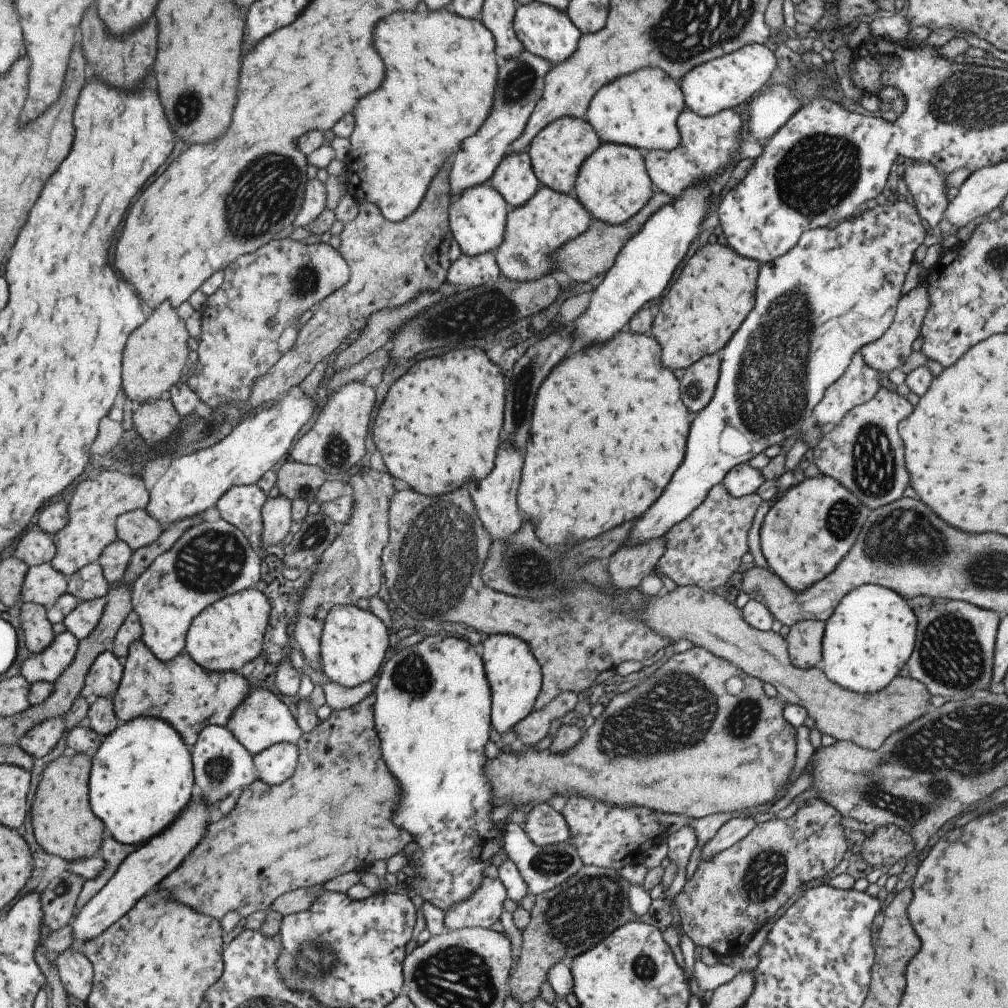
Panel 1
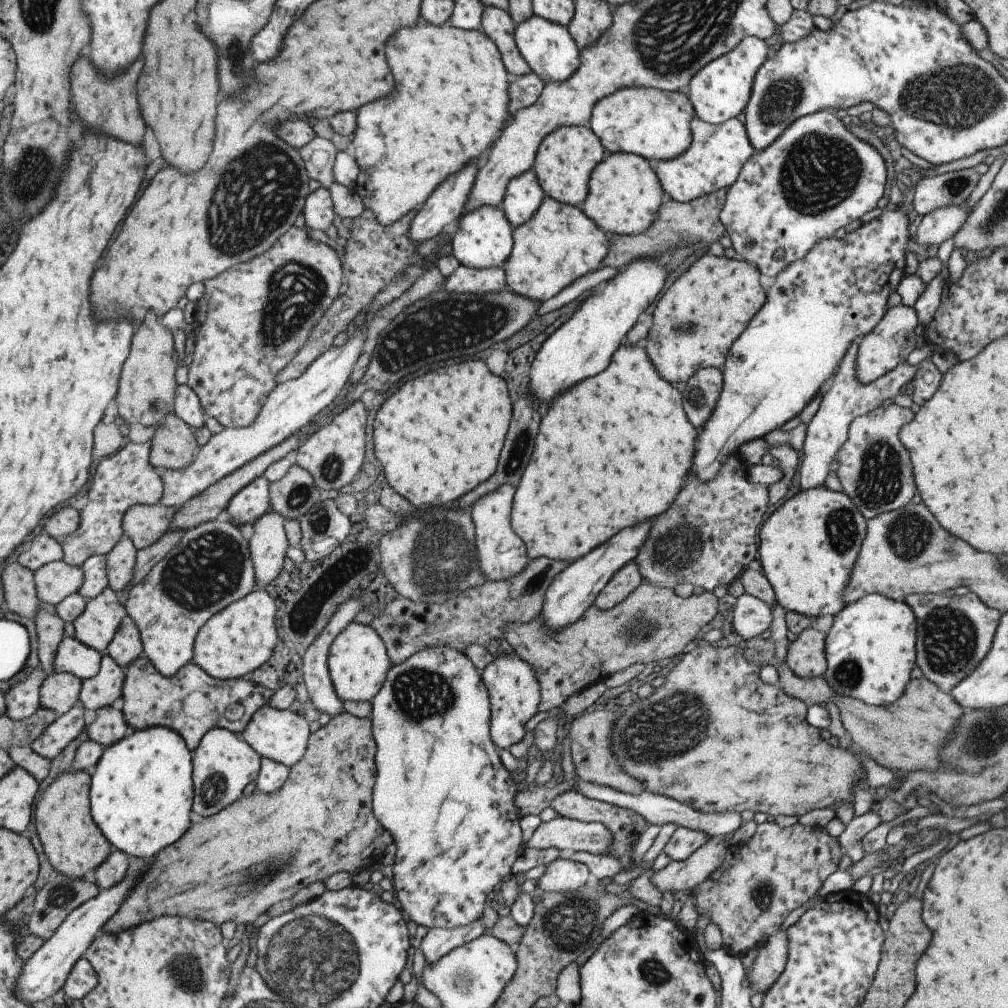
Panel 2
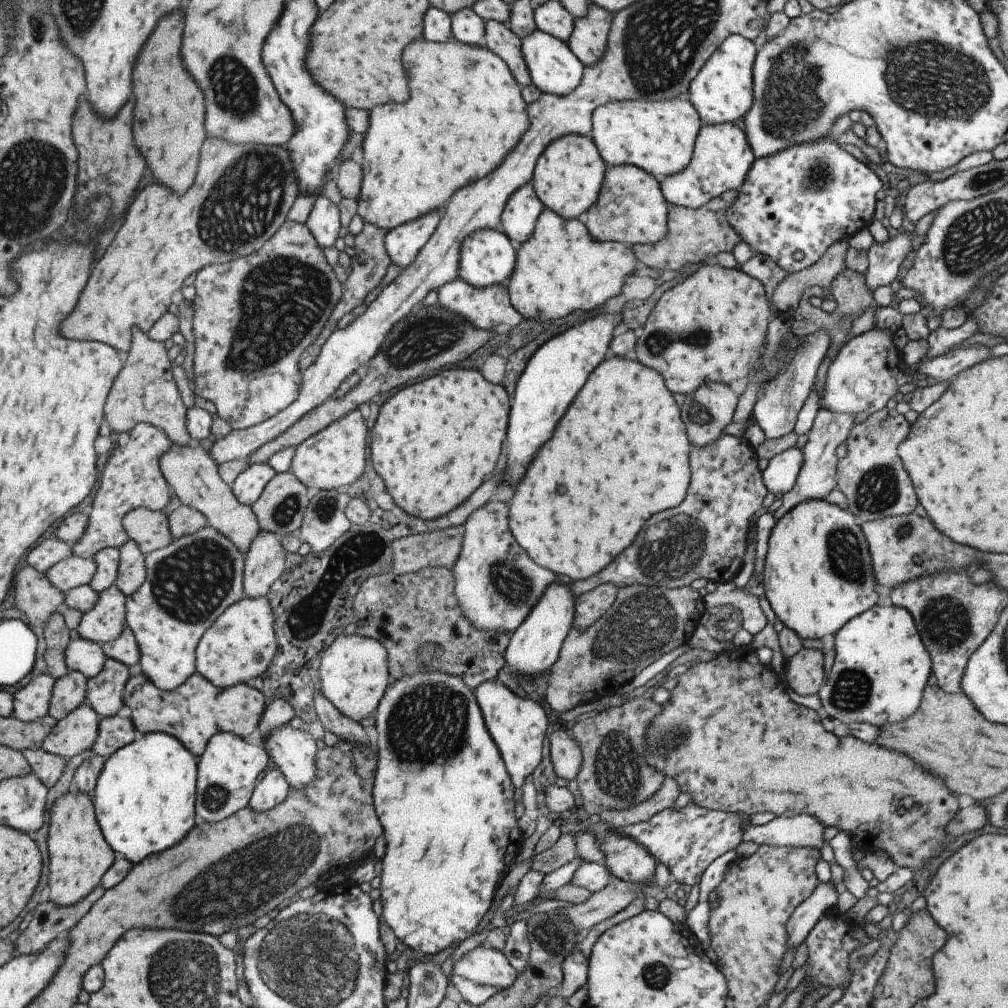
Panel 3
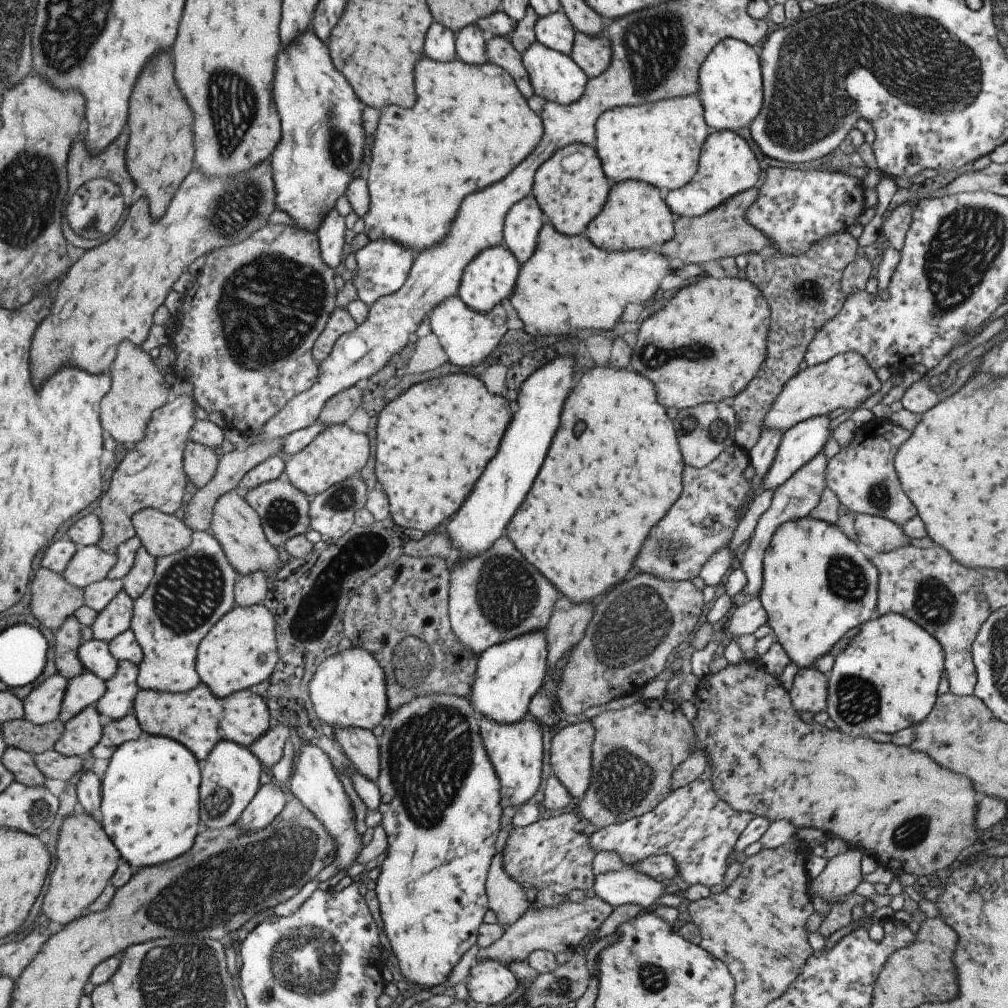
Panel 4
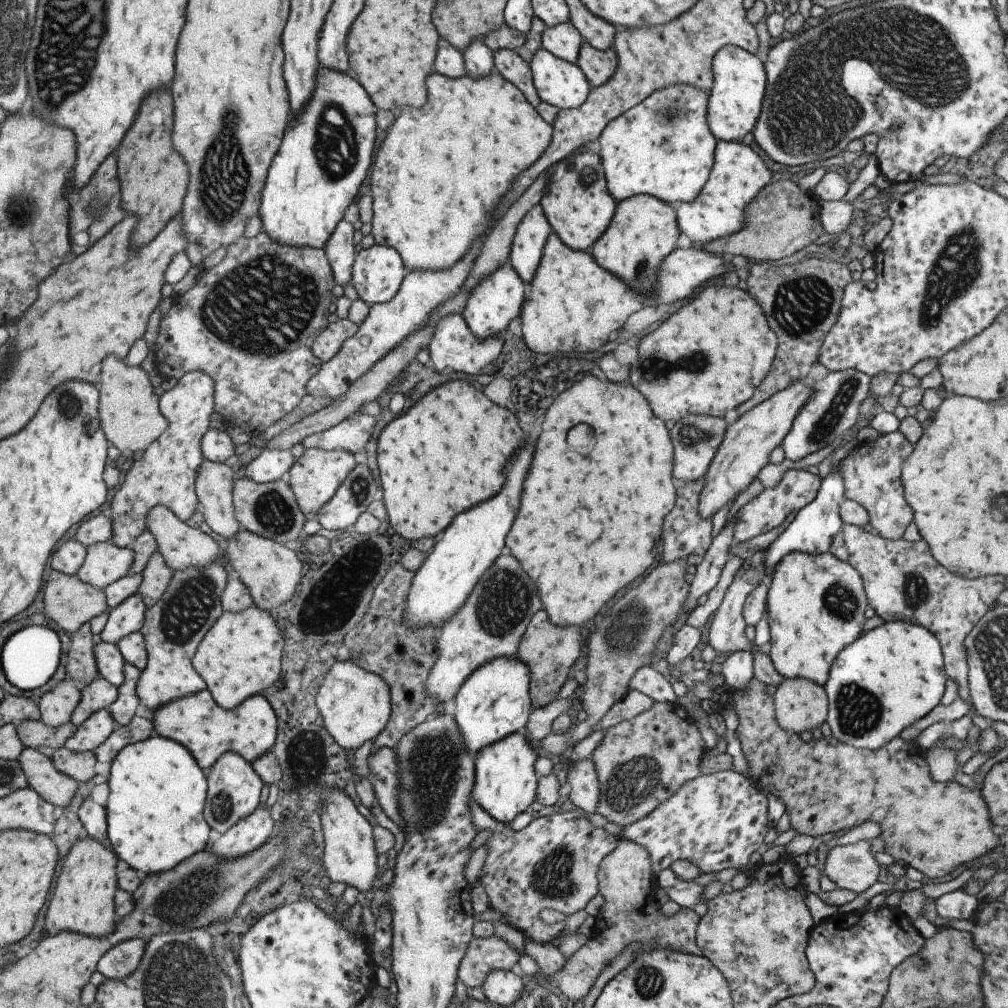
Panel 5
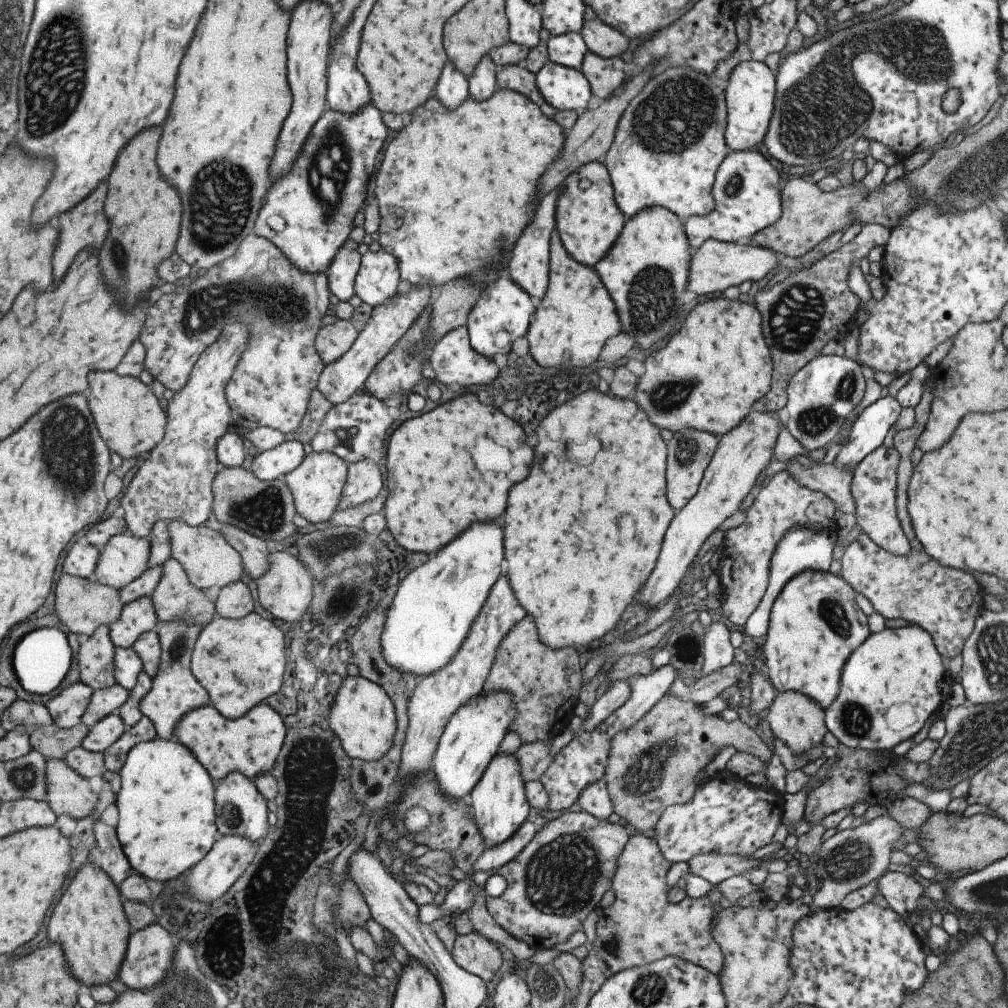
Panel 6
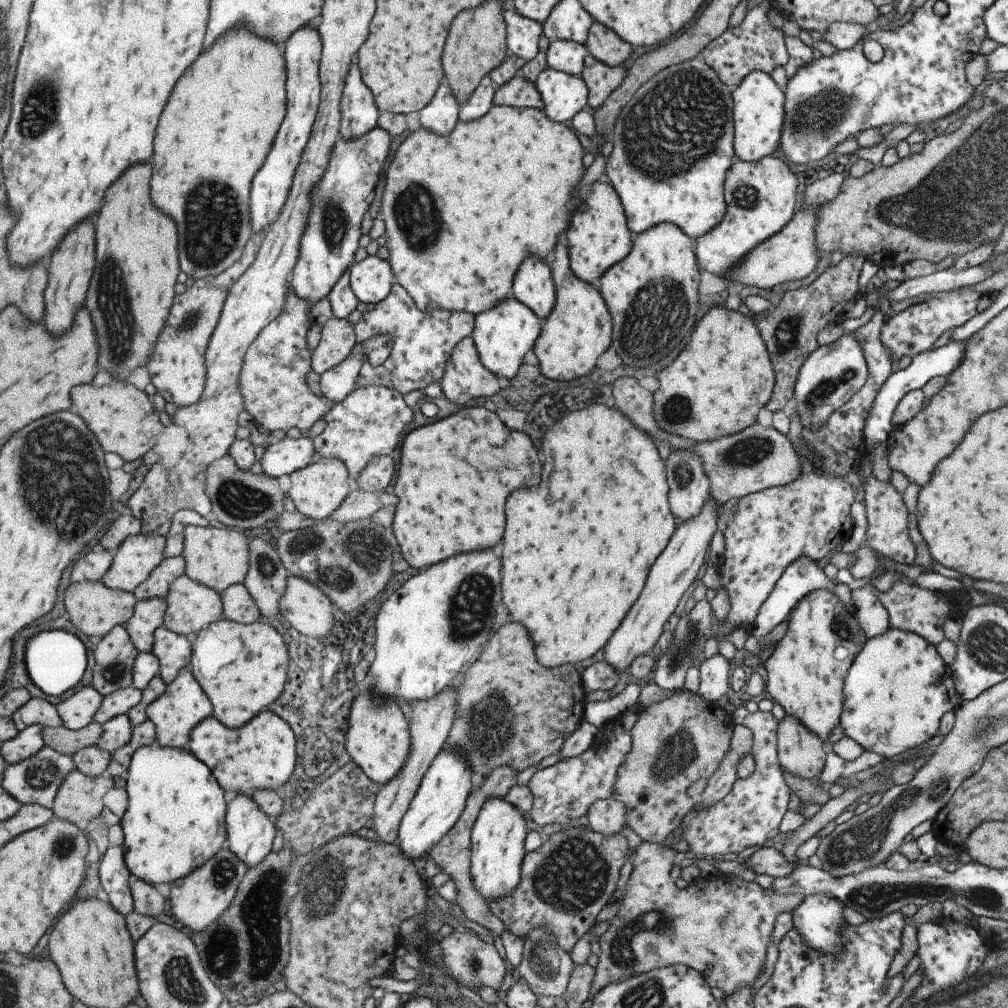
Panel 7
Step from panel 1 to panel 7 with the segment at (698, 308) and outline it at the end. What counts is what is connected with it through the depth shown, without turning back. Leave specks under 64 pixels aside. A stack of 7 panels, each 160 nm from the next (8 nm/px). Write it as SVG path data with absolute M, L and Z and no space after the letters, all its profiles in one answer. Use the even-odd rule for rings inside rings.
M712 305L697 320L679 356L657 374L658 386L651 394L652 413L659 429L689 442L705 443L741 432L745 427L754 424L759 408L763 408L771 396L774 369L759 338L759 332L751 320L753 316L743 309L741 312L733 312L716 305Z

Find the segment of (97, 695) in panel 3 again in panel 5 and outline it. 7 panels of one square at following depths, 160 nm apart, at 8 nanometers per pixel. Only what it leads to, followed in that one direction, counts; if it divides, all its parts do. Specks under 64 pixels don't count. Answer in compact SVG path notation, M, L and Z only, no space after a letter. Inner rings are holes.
M124 664L123 683L117 687L117 699L111 706L107 706L107 711L111 714L116 725L127 726L131 718L135 716L135 710L139 706L139 700L135 696L136 684L141 672L133 664Z

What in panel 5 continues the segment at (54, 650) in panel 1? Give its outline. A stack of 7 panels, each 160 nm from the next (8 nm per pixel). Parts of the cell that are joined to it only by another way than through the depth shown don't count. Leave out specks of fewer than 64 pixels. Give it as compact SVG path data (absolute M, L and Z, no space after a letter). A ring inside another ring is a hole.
M102 641L95 644L93 656L95 656L95 666L99 670L99 677L107 680L107 683L119 687L124 680L123 668L125 663L116 644Z

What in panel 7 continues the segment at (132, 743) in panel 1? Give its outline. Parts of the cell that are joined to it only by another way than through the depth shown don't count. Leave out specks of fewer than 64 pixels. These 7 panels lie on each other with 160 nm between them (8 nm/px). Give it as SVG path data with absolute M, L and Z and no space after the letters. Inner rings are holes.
M157 742L136 748L127 767L125 792L127 806L120 818L122 859L131 875L147 884L164 889L170 882L199 868L215 851L225 846L225 794L206 764L187 749L162 747Z

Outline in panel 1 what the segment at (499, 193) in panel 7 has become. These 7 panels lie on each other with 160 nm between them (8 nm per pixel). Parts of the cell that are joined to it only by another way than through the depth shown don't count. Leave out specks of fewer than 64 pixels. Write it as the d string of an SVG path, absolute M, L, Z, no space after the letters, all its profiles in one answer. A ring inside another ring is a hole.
M447 8L393 12L375 24L371 38L383 62L385 76L383 84L379 84L375 92L363 96L353 108L355 128L349 136L349 152L342 162L347 174L345 189L357 203L371 201L387 220L395 222L403 220L419 206L443 160L457 151L463 138L475 134L487 116L499 60L492 34L480 19L460 17Z

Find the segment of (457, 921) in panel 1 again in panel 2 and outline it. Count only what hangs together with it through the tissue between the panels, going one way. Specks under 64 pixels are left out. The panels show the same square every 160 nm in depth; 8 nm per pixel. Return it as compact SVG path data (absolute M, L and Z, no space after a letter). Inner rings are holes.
M481 917L465 926L453 928L433 927L422 938L419 949L421 949L426 963L432 963L461 943L477 938L485 930Z

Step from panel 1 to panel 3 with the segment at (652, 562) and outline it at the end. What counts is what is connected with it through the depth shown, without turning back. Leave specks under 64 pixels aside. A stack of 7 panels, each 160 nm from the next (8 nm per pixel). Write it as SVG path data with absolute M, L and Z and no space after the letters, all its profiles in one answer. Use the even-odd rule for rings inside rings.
M601 584L576 596L572 627L585 628L593 624L616 599L616 584Z

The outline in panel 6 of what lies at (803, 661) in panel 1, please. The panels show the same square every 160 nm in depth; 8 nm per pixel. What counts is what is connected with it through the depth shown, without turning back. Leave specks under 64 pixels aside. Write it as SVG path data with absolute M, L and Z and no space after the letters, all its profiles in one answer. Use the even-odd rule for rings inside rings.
M776 692L767 709L767 724L769 724L773 738L778 738L796 754L806 750L808 754L810 748L821 743L823 734L827 732L824 723L824 710L813 699L808 699L808 696L805 696L802 692Z

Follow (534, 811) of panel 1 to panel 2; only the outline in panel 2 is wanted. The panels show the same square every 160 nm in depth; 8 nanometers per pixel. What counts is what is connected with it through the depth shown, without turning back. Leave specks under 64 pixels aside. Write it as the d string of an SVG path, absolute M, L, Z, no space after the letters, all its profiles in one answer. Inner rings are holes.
M559 815L547 822L538 822L527 841L529 848L557 848L567 854L585 851L599 856L609 855L609 843L610 832L601 823L584 823Z

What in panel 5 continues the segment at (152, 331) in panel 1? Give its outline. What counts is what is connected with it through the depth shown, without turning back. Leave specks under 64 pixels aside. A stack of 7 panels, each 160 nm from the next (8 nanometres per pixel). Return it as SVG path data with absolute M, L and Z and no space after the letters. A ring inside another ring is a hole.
M107 356L101 364L99 376L99 420L103 434L109 444L117 450L129 450L123 454L145 450L153 440L165 432L167 420L158 410L158 397L153 393L153 386L149 383L147 373L141 367L123 364L115 356ZM203 459L195 476L195 494L199 500L199 511L209 529L225 540L239 532L232 505L231 480L234 469L227 464L217 464Z

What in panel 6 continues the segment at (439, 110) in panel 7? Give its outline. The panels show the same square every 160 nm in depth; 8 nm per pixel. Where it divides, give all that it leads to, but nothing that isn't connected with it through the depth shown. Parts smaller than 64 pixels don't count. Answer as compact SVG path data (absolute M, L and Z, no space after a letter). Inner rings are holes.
M445 62L441 68L435 96L445 108L453 108L457 102L468 98L468 83L462 73L459 73L451 62Z

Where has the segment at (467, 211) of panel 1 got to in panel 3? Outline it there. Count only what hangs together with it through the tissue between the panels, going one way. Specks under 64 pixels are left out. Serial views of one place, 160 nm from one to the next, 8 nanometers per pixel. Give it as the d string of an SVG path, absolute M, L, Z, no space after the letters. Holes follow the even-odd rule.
M477 229L470 232L459 247L457 274L467 284L483 288L492 284L505 284L515 264L516 245L500 229Z

